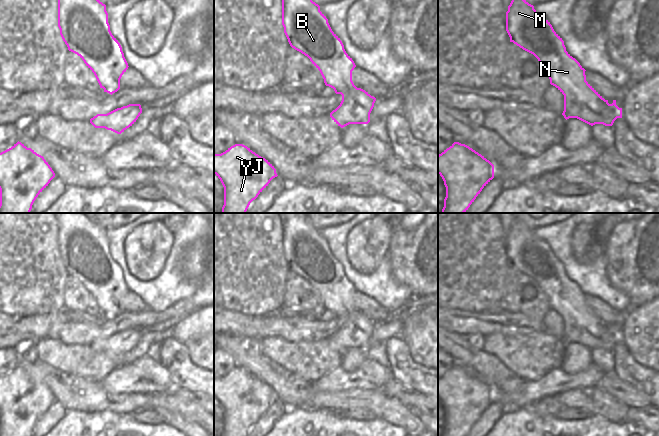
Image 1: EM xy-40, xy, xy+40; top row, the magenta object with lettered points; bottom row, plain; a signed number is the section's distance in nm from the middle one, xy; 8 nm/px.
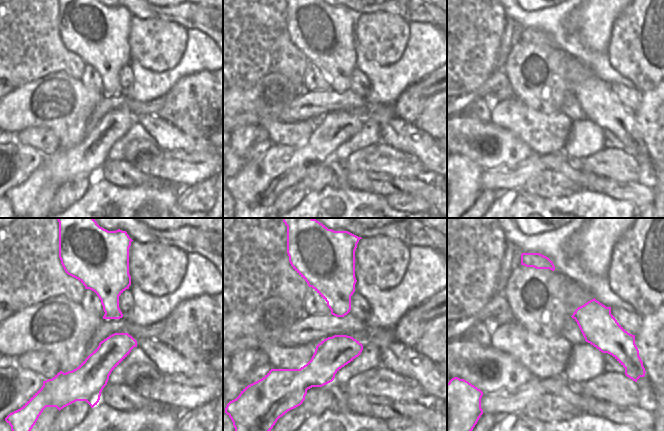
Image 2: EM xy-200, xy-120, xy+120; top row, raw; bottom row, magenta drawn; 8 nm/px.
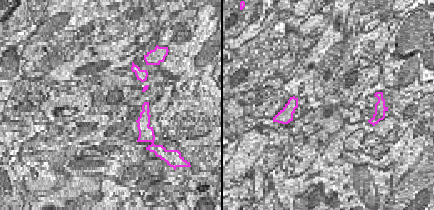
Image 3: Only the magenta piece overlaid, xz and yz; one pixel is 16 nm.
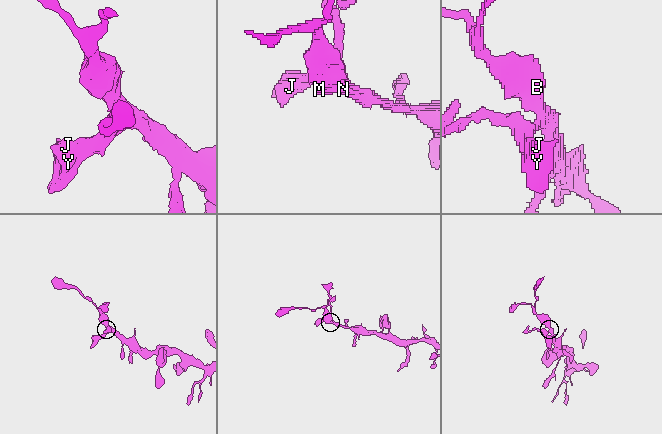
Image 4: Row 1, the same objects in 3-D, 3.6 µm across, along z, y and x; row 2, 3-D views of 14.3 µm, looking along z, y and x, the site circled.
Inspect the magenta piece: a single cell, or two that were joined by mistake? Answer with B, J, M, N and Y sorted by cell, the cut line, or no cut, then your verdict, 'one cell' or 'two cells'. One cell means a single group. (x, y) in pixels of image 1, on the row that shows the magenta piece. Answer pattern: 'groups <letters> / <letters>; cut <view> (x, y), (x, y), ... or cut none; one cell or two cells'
groups B J M N Y; cut none; one cell

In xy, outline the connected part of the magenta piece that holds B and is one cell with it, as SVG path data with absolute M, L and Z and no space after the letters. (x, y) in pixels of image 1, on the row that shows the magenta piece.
M282 0L282 25L290 46L310 59L312 64L320 71L326 86L333 88L336 94L342 95L340 105L330 113L332 120L341 128L349 124L368 124L376 98L354 85L352 71L356 65L346 53L340 38L332 31L328 19L320 11L320 6L312 0Z

